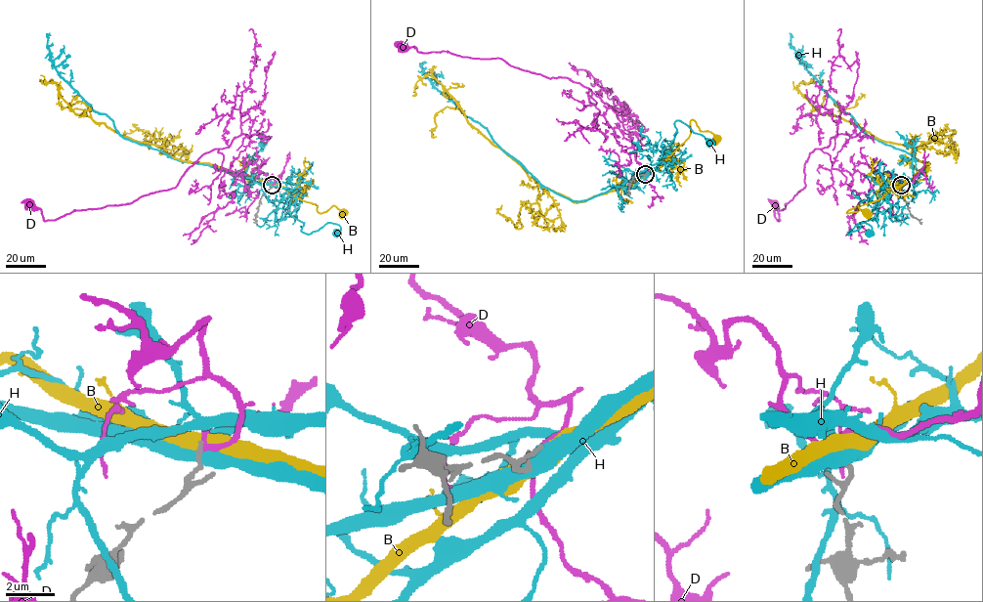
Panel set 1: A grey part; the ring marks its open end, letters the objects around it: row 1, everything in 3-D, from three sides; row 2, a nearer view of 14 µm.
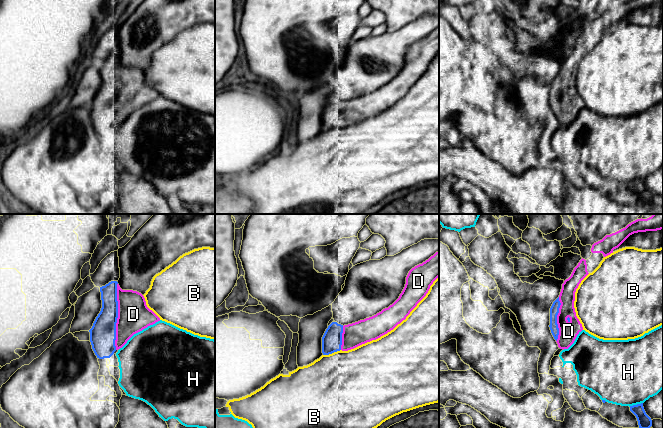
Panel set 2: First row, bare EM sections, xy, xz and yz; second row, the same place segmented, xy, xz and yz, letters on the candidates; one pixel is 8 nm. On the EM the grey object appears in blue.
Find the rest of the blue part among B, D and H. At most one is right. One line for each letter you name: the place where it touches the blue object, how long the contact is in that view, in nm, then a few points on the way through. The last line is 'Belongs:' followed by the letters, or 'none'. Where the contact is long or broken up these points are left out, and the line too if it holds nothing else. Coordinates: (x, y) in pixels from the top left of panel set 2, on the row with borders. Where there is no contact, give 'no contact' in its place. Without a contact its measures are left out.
D: contact xy (117, 316); length 550 nm
Belongs: D

